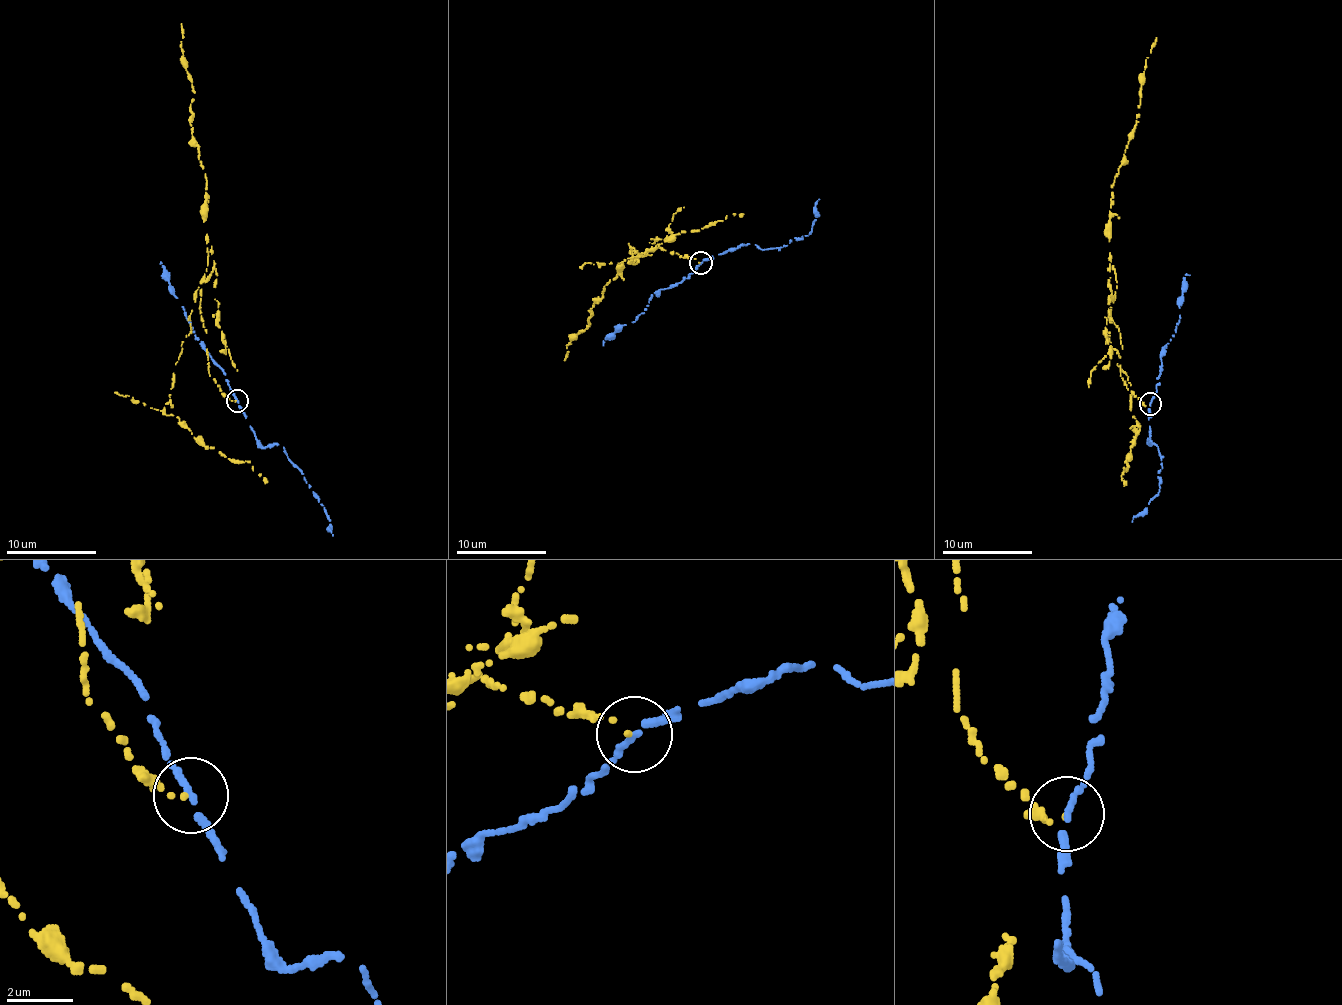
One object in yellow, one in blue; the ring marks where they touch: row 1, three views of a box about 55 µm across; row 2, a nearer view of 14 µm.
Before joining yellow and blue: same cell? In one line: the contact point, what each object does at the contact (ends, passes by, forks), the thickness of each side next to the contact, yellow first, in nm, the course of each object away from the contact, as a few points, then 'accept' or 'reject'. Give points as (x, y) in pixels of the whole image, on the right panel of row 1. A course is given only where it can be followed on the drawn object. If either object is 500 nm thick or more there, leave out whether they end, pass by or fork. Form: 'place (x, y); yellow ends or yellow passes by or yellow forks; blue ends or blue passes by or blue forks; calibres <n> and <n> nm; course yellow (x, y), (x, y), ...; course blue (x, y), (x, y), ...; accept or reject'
place (1150, 403); yellow ends; blue passes by; calibres 110 and 190 nm; course yellow (1149, 403), (1111, 358), (1109, 289), (1109, 340), (1140, 430), (1124, 484); course blue (1149, 403), (1149, 443), (1147, 438), (1158, 447), (1162, 459), (1160, 490), (1132, 521); reject

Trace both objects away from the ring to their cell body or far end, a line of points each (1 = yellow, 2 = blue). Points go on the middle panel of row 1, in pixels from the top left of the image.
1: (700, 262), (657, 247), (667, 238), (634, 257), (631, 247), (632, 263), (681, 231), (744, 213)
2: (700, 262), (750, 243), (763, 250), (782, 248), (790, 240), (810, 234), (819, 198)

